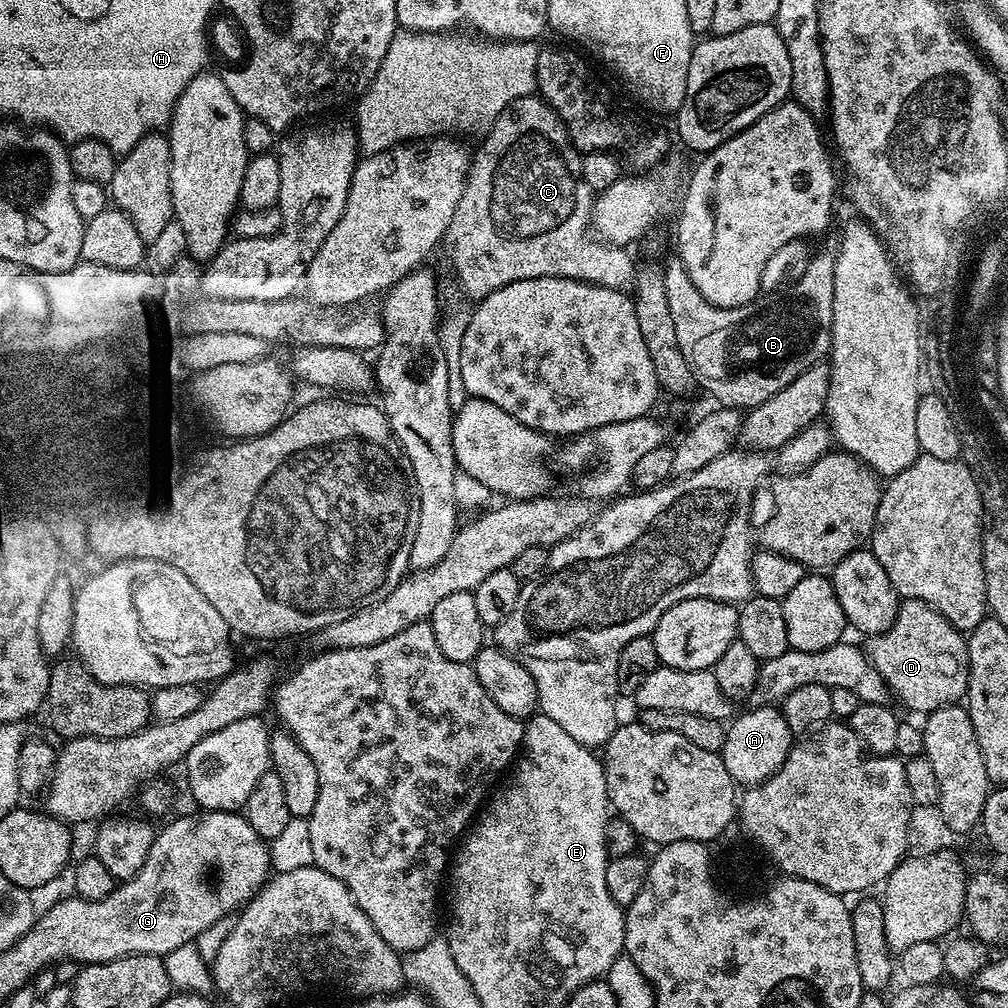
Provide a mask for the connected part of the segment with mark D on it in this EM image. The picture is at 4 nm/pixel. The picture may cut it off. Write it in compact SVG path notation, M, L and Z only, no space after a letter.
M904 600L894 622L885 632L871 637L866 644L868 663L882 674L889 693L912 712L927 714L948 704L960 704L968 695L968 641L946 617L921 600Z

